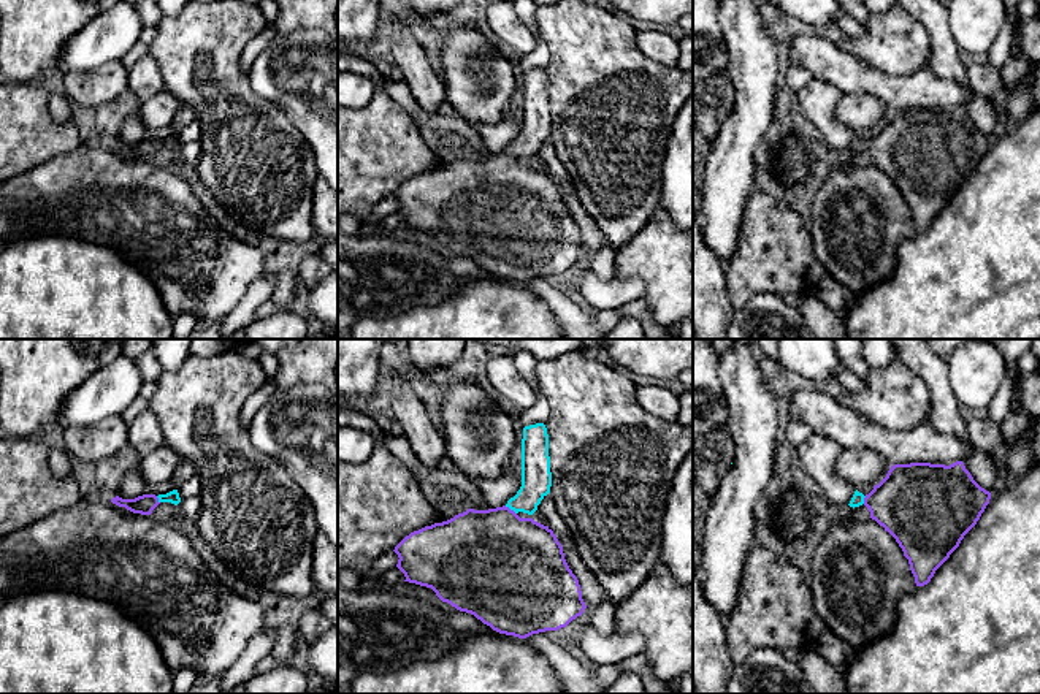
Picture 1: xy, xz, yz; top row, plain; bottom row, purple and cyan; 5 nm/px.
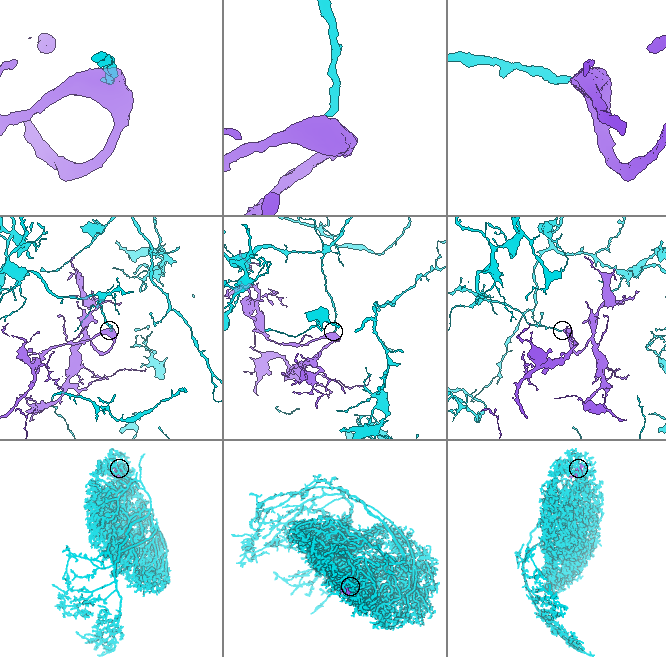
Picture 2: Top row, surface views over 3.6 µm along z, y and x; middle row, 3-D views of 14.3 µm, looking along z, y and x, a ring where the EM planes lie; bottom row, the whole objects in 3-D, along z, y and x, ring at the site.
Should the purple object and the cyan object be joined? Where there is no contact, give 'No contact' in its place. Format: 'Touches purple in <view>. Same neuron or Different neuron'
Touches purple in xz. Same neuron

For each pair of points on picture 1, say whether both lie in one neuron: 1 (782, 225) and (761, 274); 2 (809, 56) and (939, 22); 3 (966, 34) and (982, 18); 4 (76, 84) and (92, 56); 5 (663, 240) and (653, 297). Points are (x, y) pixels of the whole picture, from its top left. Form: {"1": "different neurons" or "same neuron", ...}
{"1": "same neuron", "2": "different neurons", "3": "same neuron", "4": "different neurons", "5": "same neuron"}

